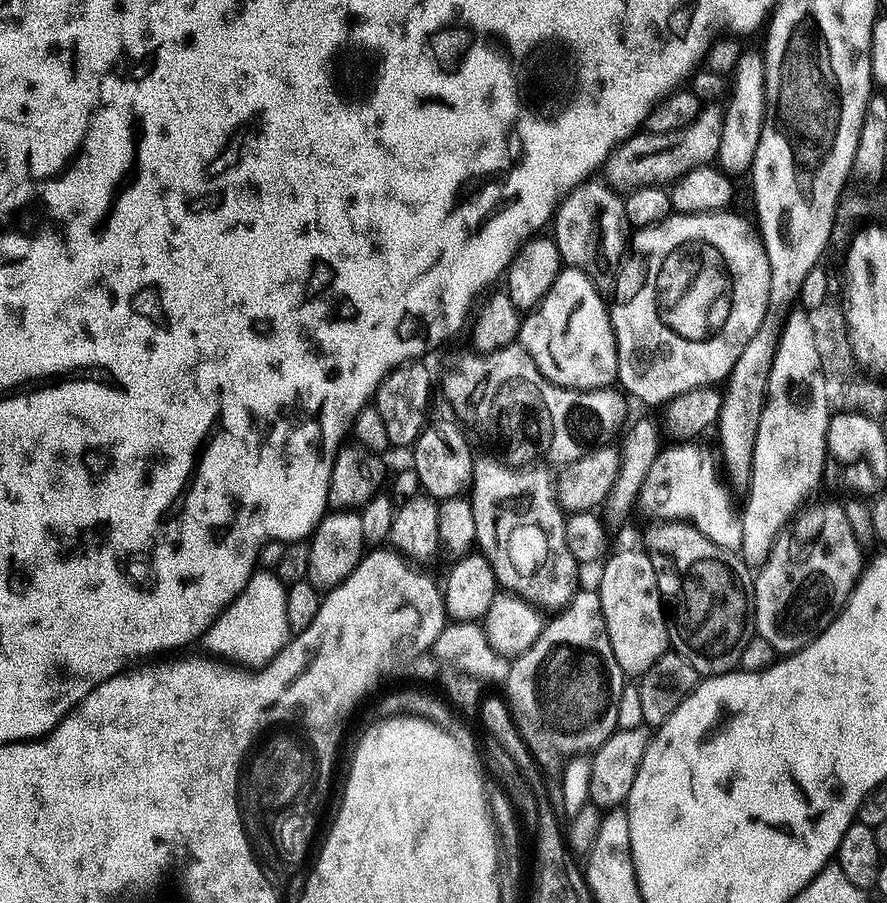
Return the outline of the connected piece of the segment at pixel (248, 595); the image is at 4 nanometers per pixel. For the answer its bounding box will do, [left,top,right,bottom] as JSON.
[202,571,290,669]

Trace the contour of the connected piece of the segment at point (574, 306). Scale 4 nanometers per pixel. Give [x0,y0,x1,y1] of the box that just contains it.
[520,266,617,390]

